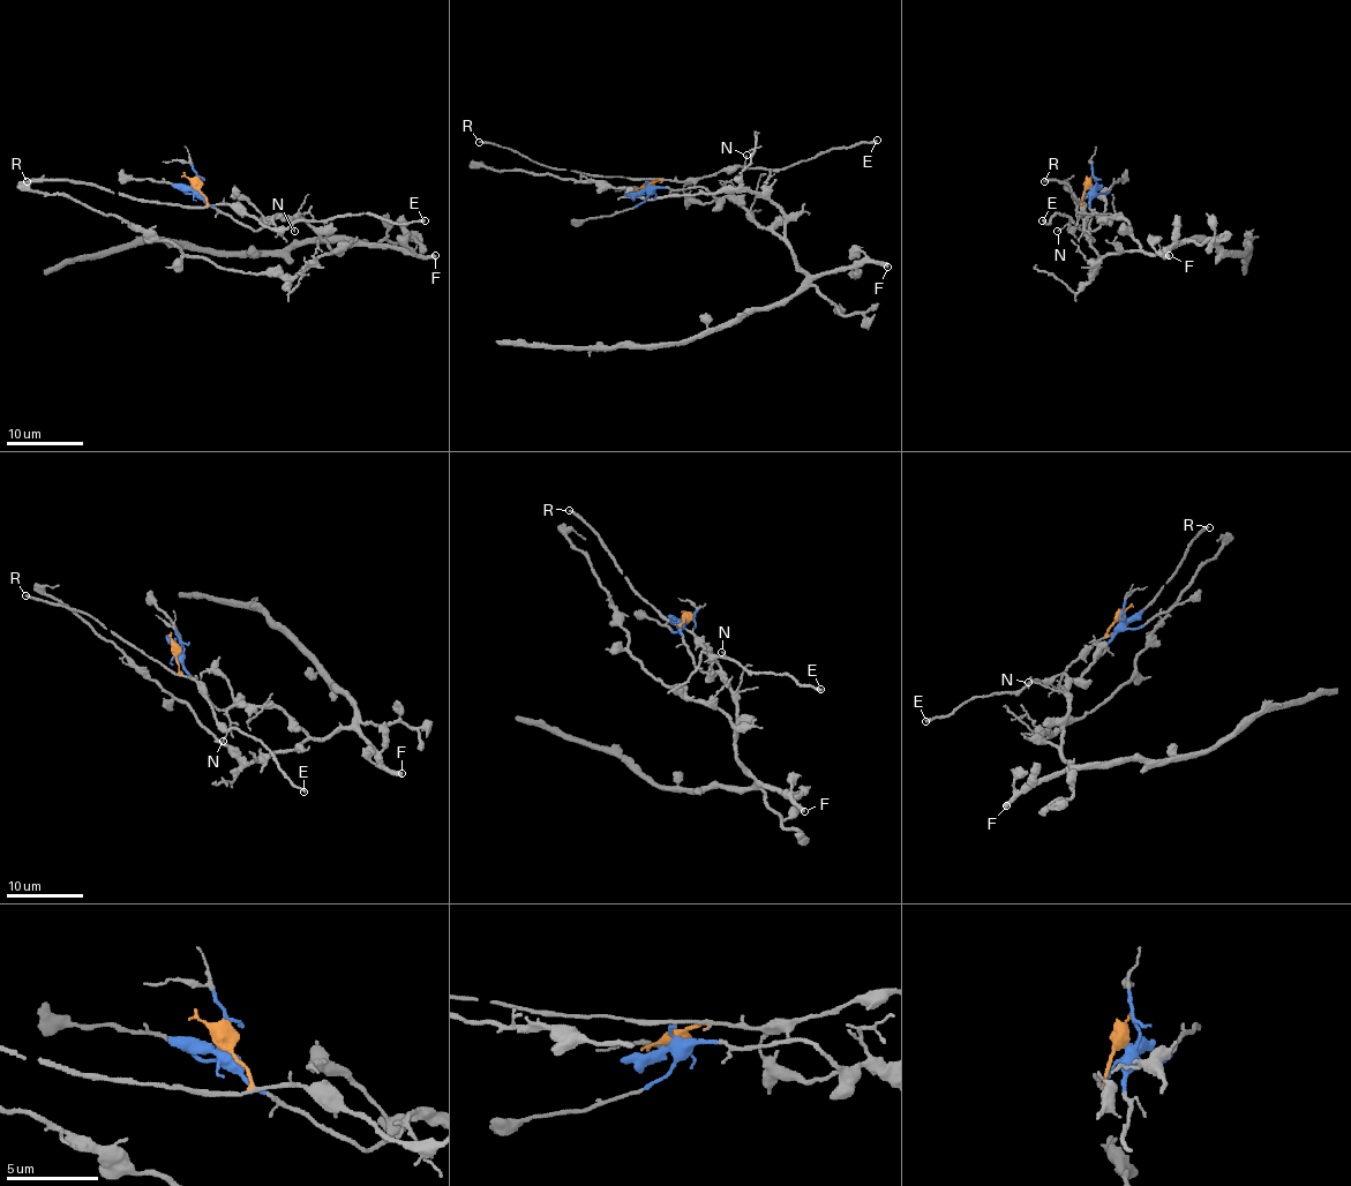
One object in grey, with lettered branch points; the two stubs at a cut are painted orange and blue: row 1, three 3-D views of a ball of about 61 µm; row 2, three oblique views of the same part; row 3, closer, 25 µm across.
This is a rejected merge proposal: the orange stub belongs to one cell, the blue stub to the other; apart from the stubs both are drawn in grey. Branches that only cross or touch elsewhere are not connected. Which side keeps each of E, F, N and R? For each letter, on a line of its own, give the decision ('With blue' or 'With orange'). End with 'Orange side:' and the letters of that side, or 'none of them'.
E: With orange
F: With blue
N: With orange
R: With orange
Orange side: E, N, R

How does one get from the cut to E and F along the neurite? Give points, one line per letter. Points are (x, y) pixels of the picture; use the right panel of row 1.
E: (1091, 186), (1083, 194), (1083, 207), (1072, 227), (1066, 215), (1057, 212), (1048, 224), (1042, 220)
F: (1091, 188), (1091, 230), (1100, 218), (1124, 218), (1147, 253), (1177, 245), (1164, 255), (1170, 255)

